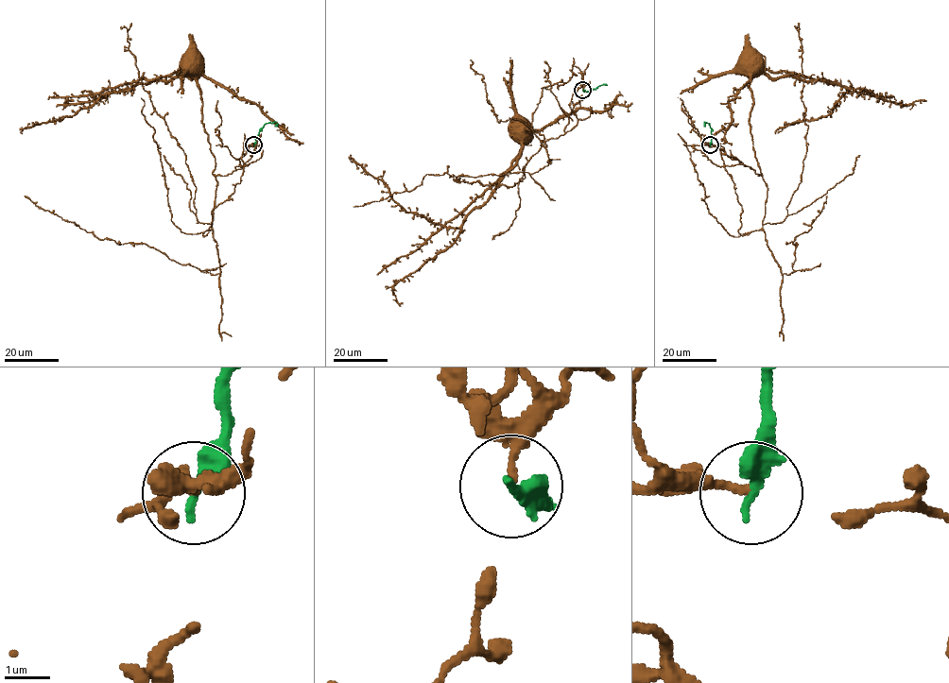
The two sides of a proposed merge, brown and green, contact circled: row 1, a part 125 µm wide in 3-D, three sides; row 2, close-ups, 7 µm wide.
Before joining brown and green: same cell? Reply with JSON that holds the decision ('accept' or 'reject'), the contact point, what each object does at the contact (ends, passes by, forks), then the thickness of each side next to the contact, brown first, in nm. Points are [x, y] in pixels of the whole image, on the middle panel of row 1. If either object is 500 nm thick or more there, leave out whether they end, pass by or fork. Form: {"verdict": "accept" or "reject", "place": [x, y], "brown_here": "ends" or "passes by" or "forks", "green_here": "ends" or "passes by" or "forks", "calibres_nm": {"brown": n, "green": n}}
{"verdict": "reject", "place": [582, 90], "brown_here": "ends", "green_here": "ends", "calibres_nm": {"brown": 160, "green": 360}}

